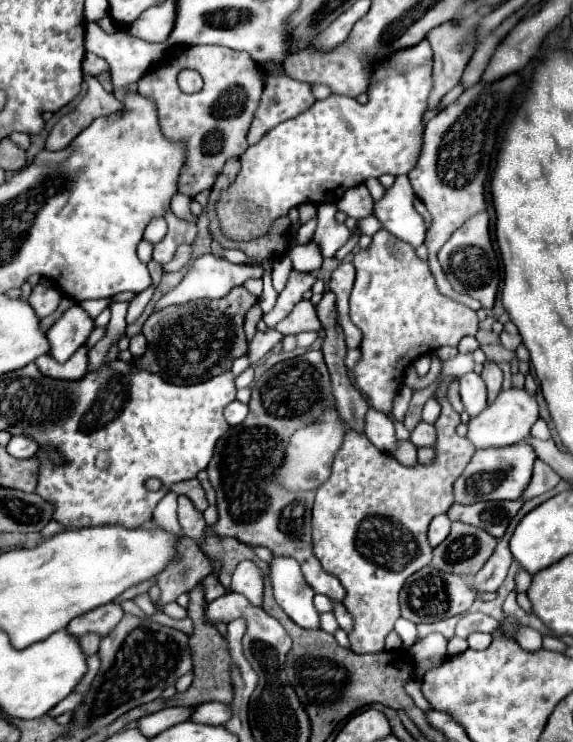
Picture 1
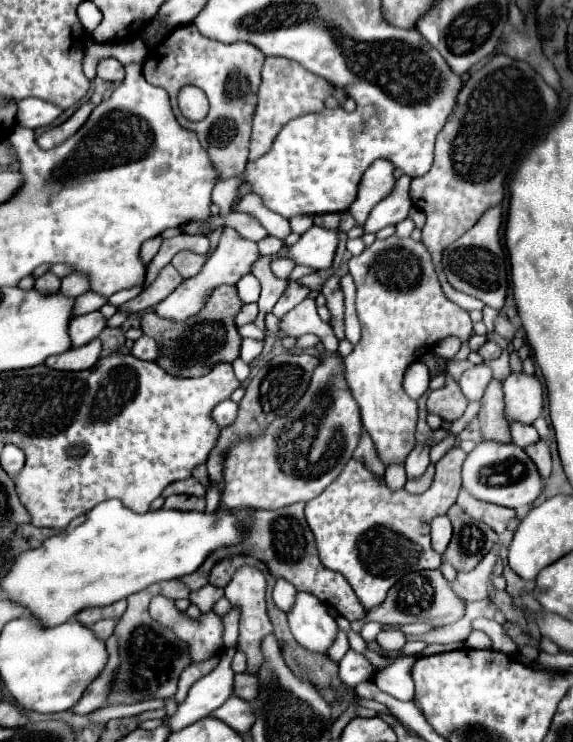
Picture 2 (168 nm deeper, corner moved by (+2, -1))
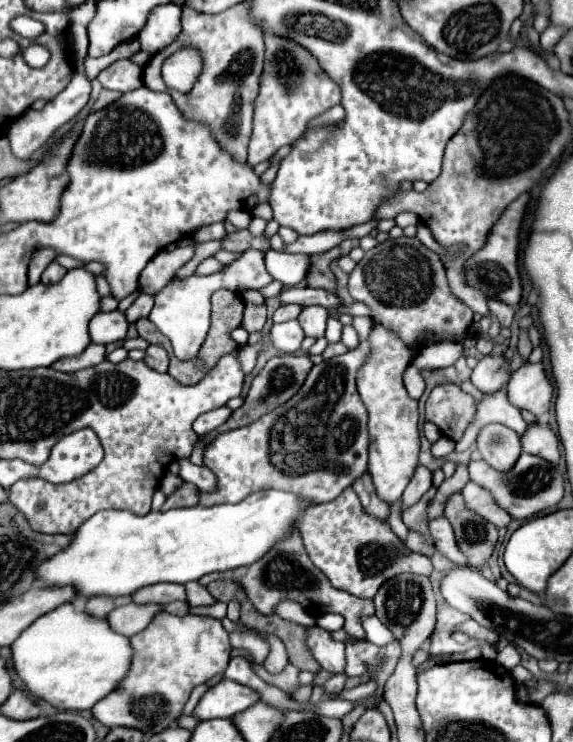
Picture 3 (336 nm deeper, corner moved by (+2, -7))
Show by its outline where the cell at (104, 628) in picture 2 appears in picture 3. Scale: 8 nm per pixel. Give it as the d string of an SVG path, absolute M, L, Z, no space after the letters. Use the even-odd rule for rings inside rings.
M127 604L123 608L115 608L115 612L111 612L111 616L107 616L109 626L123 636L133 636L137 632L141 632L143 628L147 628L149 620L163 610L163 606L137 606L137 604Z

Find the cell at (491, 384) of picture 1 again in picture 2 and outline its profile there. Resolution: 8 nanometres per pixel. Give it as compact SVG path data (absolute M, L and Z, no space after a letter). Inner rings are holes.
M491 380L491 384L485 390L485 396L481 398L481 410L479 410L479 426L481 426L481 438L483 442L511 442L509 422L503 420L503 390L499 380Z

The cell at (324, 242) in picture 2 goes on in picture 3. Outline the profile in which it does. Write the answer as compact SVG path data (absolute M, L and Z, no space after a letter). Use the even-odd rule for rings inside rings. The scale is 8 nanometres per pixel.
M269 250L265 260L271 276L283 282L285 286L295 286L301 280L305 280L311 268L311 256L307 254L285 254L285 252Z

